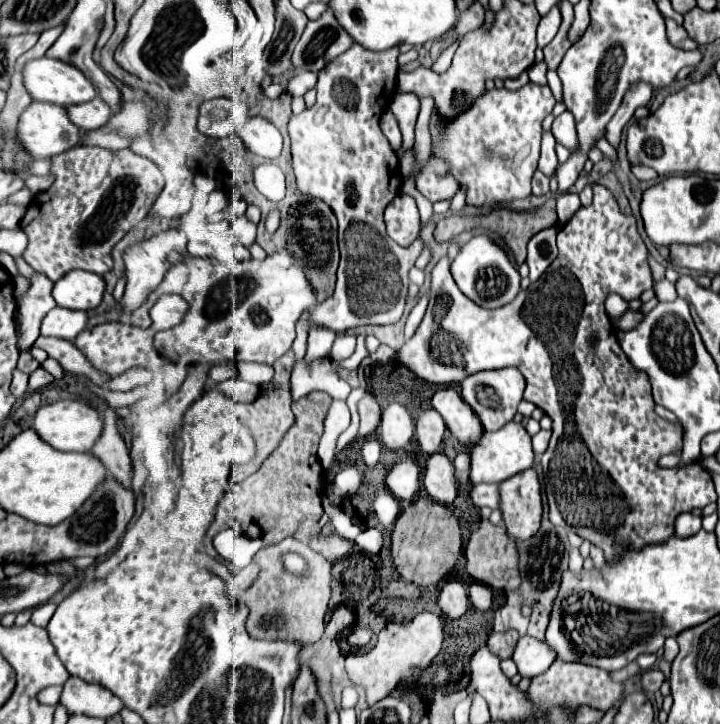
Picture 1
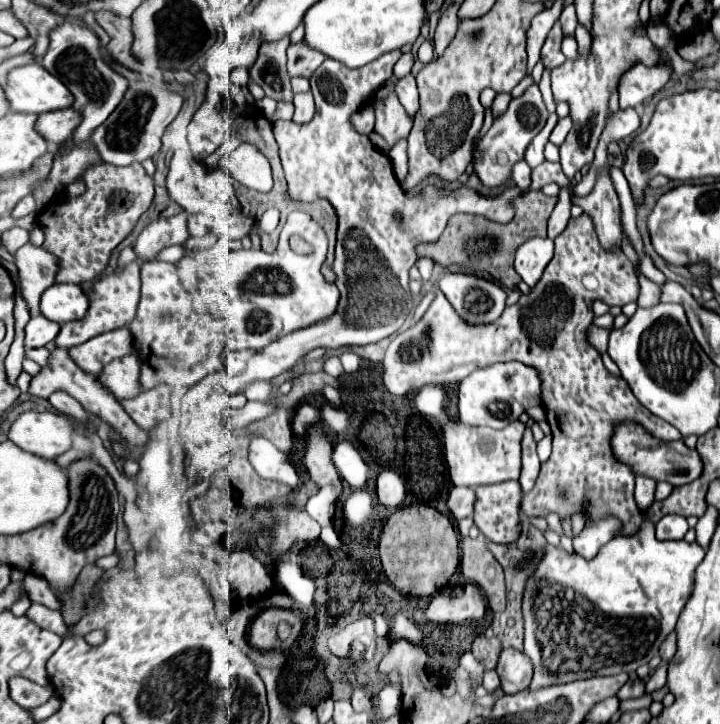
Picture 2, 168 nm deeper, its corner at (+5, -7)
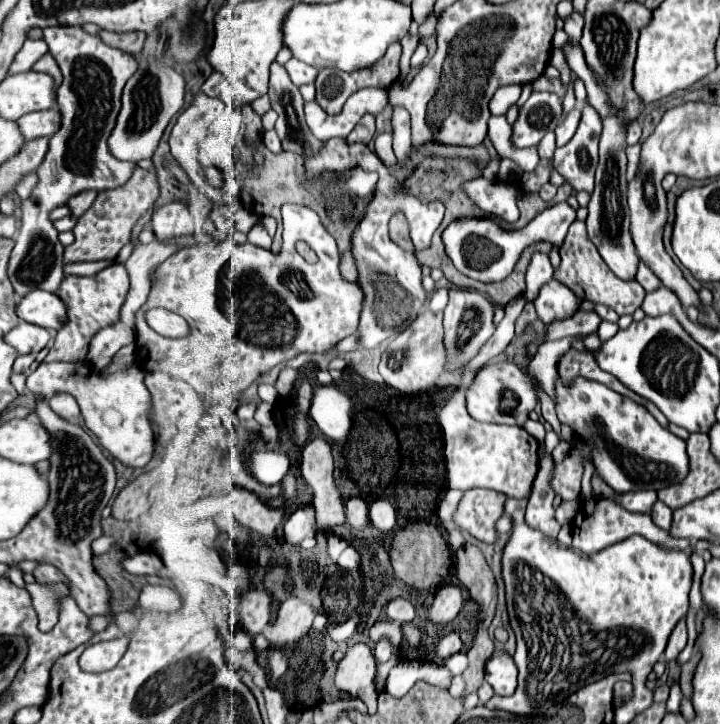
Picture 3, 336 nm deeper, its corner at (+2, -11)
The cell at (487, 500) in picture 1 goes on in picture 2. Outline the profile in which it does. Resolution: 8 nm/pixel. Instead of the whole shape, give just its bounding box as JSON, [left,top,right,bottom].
[448,487,476,519]

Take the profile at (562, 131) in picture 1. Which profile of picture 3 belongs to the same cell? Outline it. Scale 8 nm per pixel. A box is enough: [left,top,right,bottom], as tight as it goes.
[555,109,581,147]

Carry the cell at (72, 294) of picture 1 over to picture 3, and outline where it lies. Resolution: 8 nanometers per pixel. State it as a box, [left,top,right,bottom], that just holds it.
[15,291,67,331]

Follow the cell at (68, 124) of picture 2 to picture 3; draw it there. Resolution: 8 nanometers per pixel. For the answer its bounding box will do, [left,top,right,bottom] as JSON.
[17,109,61,139]

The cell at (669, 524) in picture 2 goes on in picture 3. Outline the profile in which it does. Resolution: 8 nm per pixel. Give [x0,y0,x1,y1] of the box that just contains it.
[651,501,671,531]

